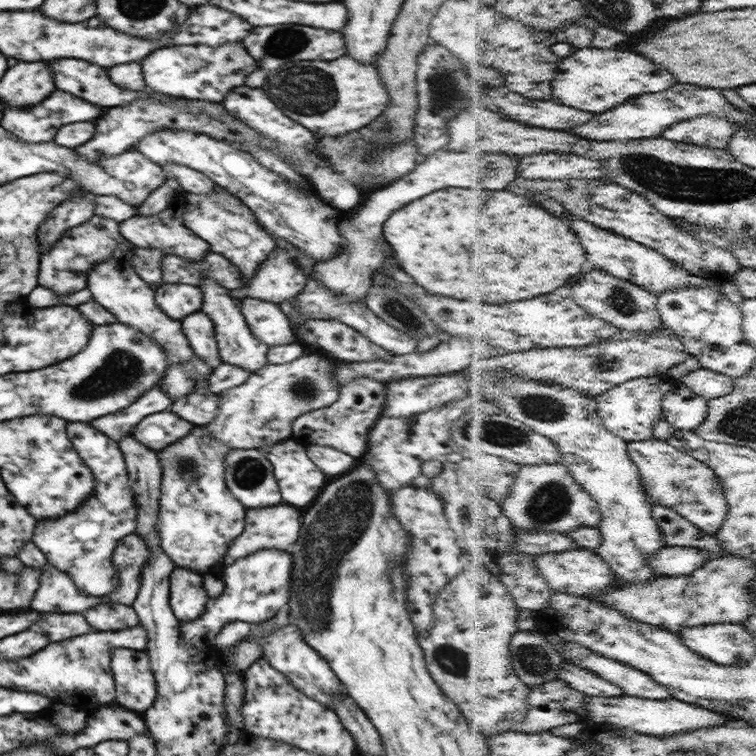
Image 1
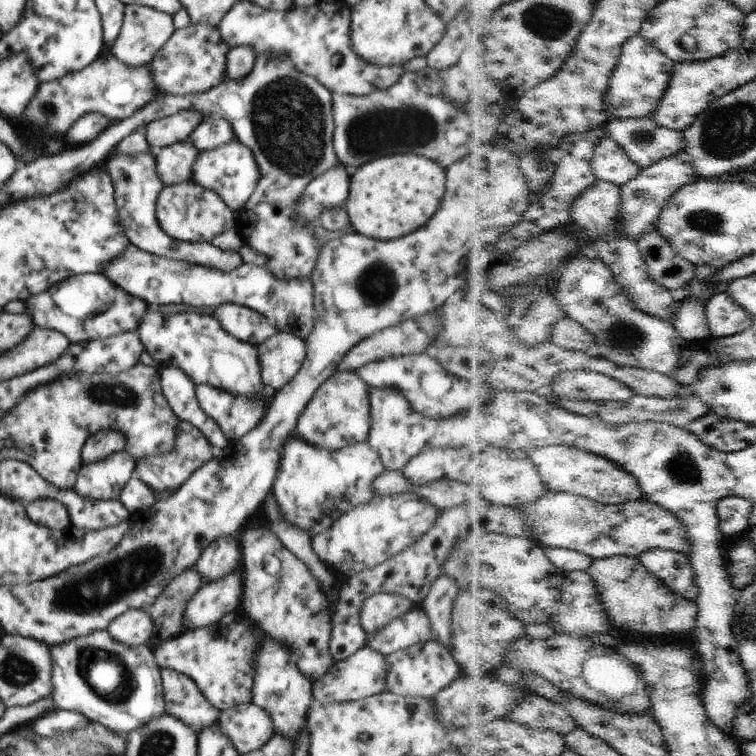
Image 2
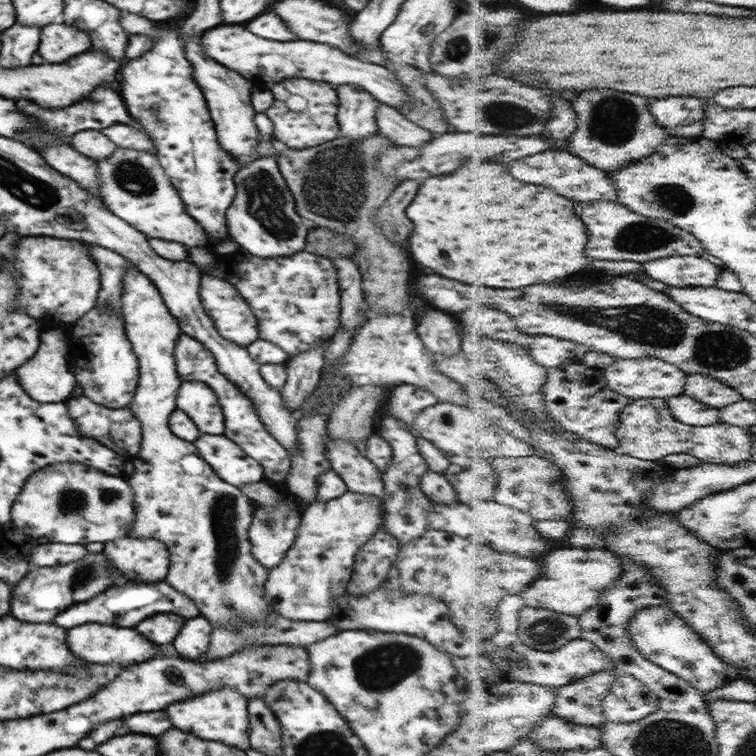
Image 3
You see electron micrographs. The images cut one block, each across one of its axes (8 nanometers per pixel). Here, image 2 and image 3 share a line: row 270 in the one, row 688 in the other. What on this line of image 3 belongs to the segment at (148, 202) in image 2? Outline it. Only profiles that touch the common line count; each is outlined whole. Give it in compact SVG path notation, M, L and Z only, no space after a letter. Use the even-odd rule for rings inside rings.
M222 688L204 692L196 697L188 698L184 702L176 702L166 710L166 716L182 732L190 732L194 737L202 740L217 741L235 747L238 750L248 751L249 742L249 716L247 710L248 700L240 692Z

